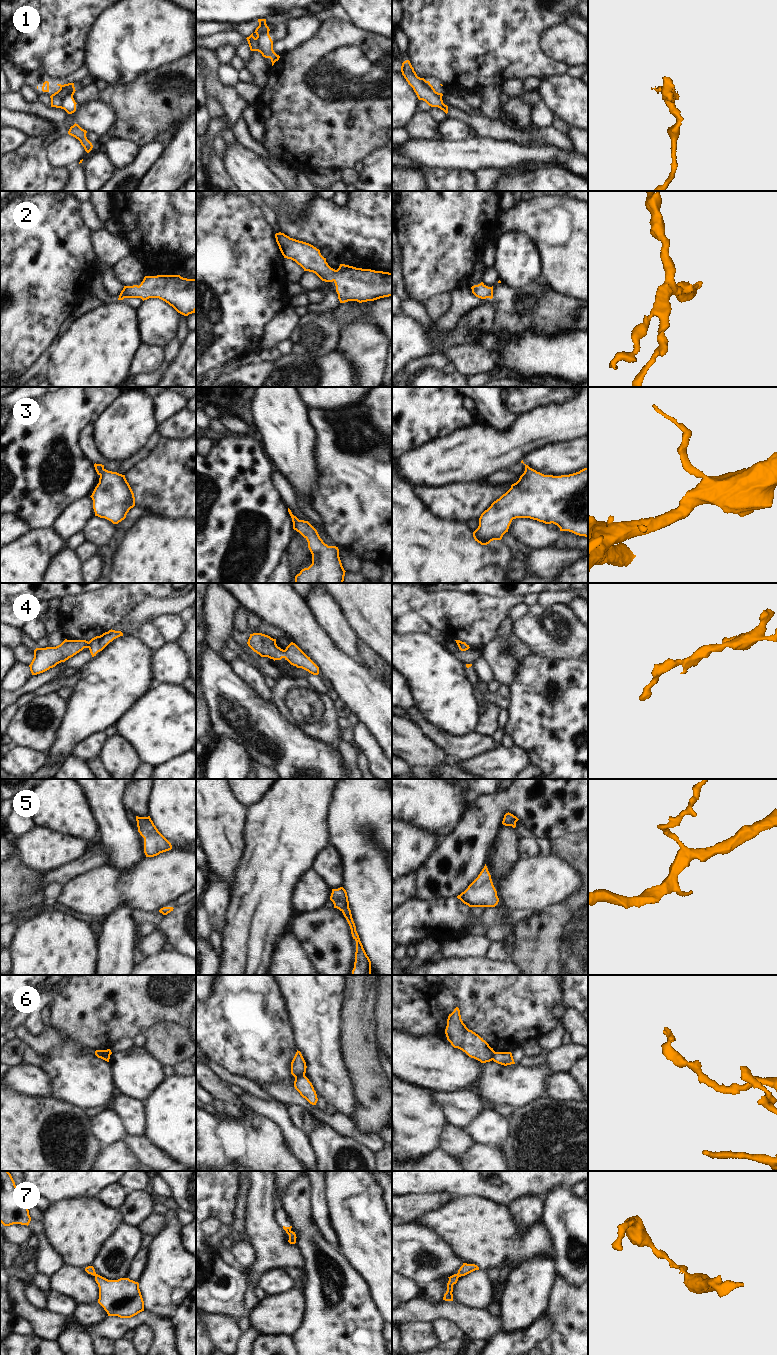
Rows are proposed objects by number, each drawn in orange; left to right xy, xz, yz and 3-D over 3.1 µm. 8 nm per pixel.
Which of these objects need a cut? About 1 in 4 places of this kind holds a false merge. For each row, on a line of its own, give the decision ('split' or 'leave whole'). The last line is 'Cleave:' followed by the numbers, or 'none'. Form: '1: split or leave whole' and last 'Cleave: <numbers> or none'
1: leave whole
2: leave whole
3: leave whole
4: leave whole
5: leave whole
6: split
7: leave whole
Cleave: 6

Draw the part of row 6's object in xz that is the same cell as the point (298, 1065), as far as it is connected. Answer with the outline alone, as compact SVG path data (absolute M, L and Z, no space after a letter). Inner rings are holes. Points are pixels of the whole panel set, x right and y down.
M297 1050L292 1062L291 1062L291 1074L295 1077L305 1076L306 1062L300 1051Z

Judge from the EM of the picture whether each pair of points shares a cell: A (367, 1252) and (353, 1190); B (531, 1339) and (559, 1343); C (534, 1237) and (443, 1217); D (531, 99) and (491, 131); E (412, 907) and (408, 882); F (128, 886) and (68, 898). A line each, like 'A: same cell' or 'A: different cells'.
A: same cell
B: different cells
C: same cell
D: different cells
E: different cells
F: same cell

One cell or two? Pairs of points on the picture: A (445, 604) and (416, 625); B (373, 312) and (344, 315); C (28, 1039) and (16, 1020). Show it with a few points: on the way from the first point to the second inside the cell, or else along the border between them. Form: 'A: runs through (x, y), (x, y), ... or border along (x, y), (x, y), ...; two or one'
A: border along (402, 615), (408, 612), (417, 612), (433, 627); two
B: runs through (366, 312), (351, 312); one
C: border along (22, 1024), (12, 1029); two

